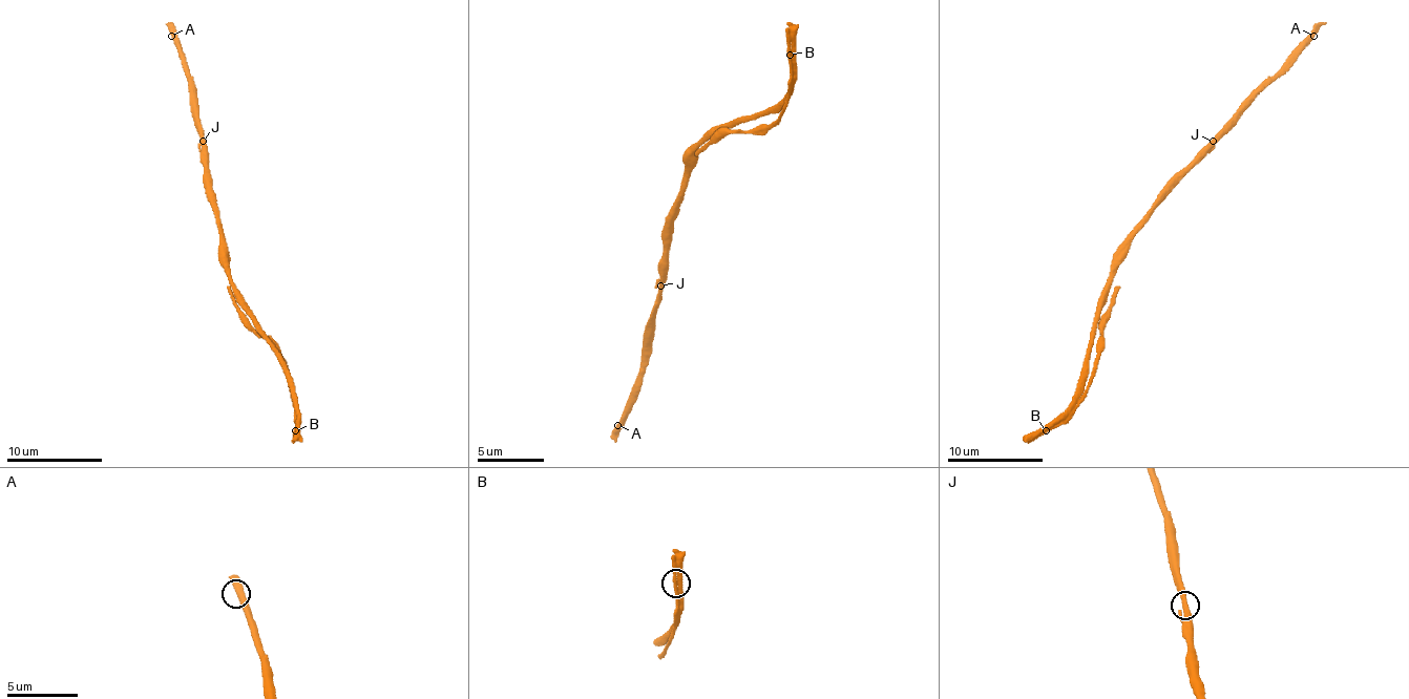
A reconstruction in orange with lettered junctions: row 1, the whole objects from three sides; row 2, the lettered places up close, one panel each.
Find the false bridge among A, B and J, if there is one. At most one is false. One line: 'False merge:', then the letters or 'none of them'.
False merge: none of them

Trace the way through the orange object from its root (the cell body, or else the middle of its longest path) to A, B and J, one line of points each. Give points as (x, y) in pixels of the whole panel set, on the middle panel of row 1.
A: (680, 185), (674, 232), (668, 249), (668, 272), (654, 312), (651, 355), (640, 375), (631, 411), (617, 425)
B: (680, 185), (684, 162), (714, 131), (771, 111), (787, 96), (794, 76), (791, 55)
J: (680, 185), (674, 232), (668, 249), (668, 278), (660, 286)

